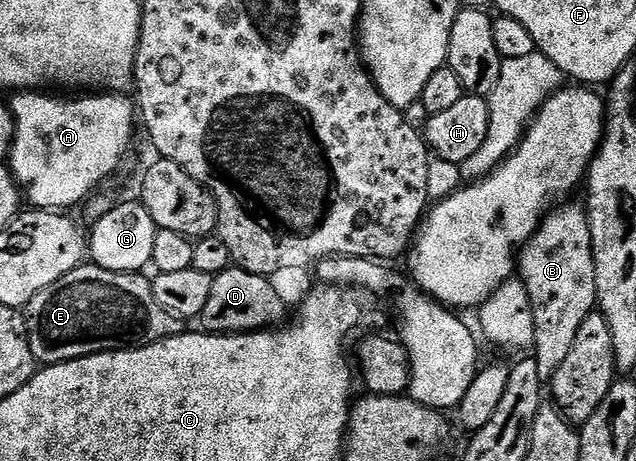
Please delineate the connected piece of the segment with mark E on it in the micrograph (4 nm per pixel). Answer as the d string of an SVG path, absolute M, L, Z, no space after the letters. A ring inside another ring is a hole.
M83 263L75 271L71 271L63 279L59 279L55 283L51 283L51 287L47 287L43 291L39 291L39 295L35 295L35 299L31 299L29 304L24 306L25 326L29 332L29 342L31 343L31 355L42 366L61 365L65 361L74 361L80 357L90 357L96 353L114 353L120 349L142 349L148 345L154 345L157 341L165 341L169 337L176 337L182 332L183 321L180 317L173 317L167 311L163 311L163 307L159 307L159 303L155 300L155 291L153 290L152 280L144 272L140 273L116 273L115 271L107 271L100 269L98 265L92 263Z

